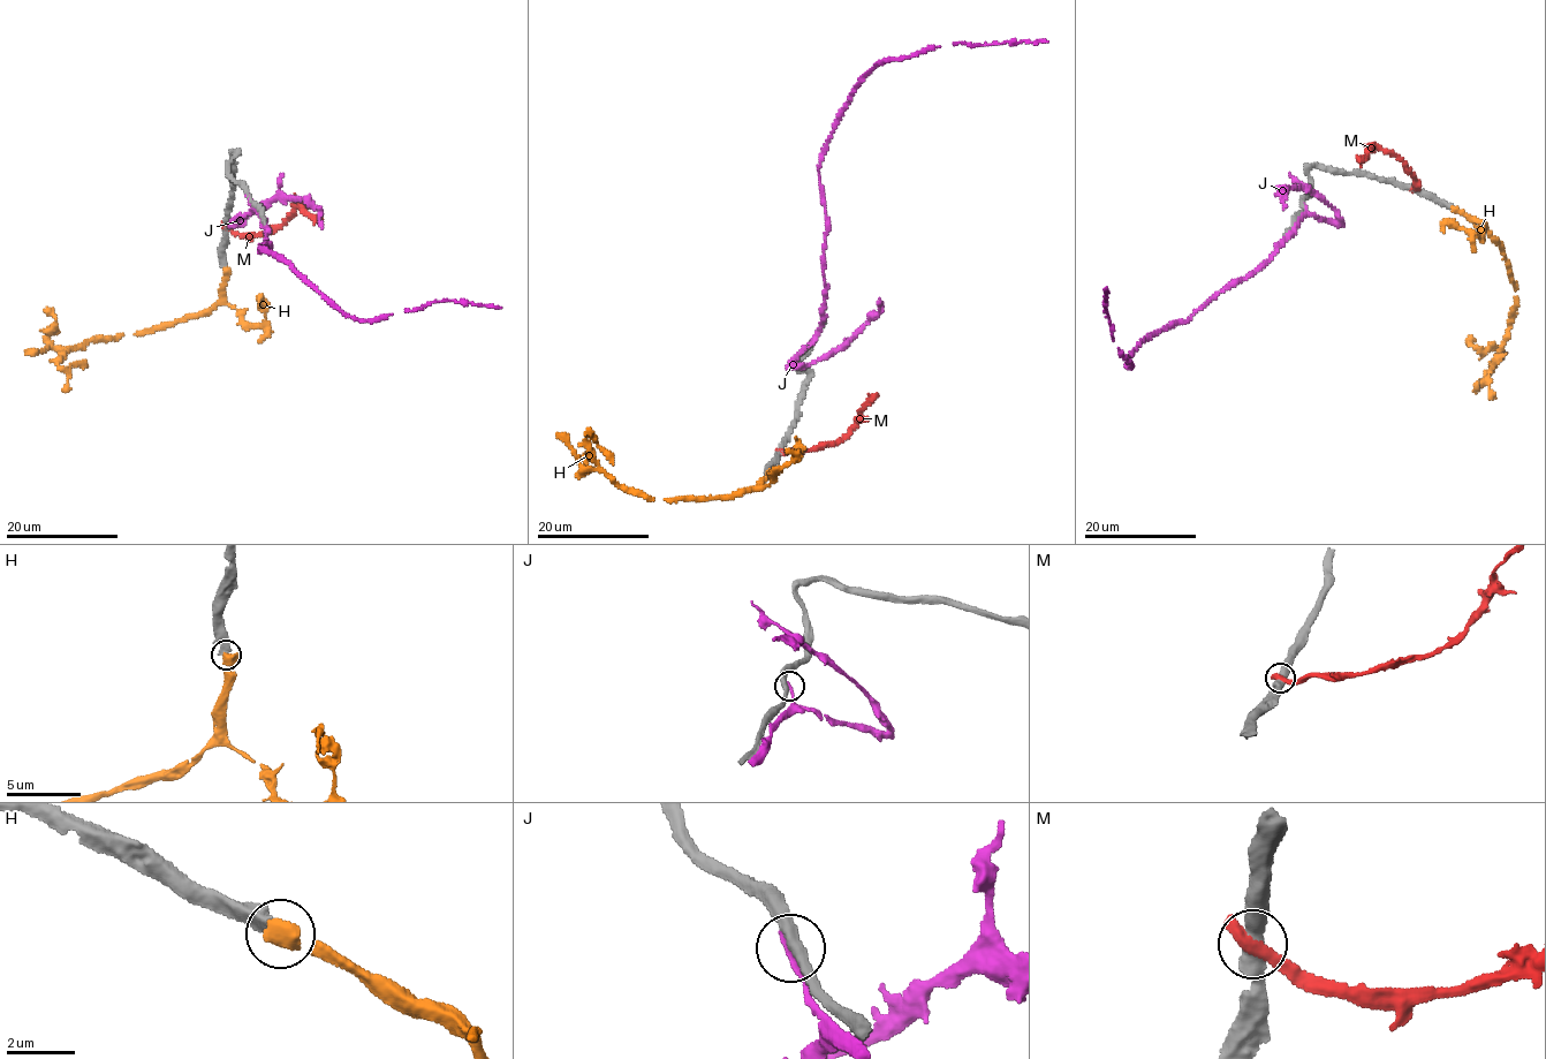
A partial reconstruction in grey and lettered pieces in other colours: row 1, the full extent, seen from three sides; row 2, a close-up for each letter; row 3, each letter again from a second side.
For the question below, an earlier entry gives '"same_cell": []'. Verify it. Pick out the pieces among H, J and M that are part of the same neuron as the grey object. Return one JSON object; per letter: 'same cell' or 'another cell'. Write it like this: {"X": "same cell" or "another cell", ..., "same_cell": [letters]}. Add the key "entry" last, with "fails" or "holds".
{"H": "another cell", "J": "another cell", "M": "another cell", "same_cell": [], "entry": "holds"}

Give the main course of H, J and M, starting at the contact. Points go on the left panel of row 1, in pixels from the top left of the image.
H: (225, 269), (227, 274), (222, 292), (212, 309), (134, 335), (101, 339), (68, 350), (59, 367), (88, 365)
J: (247, 194), (266, 227), (268, 243), (258, 250), (282, 261), (350, 316), (363, 320), (440, 300), (501, 305)
M: (226, 227), (243, 235), (268, 233), (280, 228), (297, 203), (323, 224)

